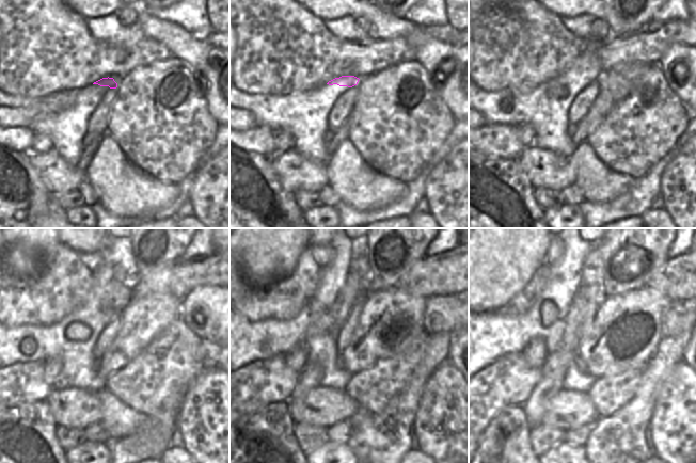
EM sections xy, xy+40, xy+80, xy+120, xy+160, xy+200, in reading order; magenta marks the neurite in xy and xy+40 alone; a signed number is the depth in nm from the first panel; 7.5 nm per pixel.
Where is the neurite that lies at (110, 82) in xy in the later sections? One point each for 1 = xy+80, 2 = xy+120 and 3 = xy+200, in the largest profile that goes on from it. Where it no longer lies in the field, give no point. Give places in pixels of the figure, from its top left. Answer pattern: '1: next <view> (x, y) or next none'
1: next xy+80 (573, 75)
2: next xy+120 (91, 312)
3: next xy+200 (553, 371)

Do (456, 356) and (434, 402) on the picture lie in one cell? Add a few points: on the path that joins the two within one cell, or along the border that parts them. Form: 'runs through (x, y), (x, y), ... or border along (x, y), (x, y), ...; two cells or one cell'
border along (446, 360), (457, 368); two cells

